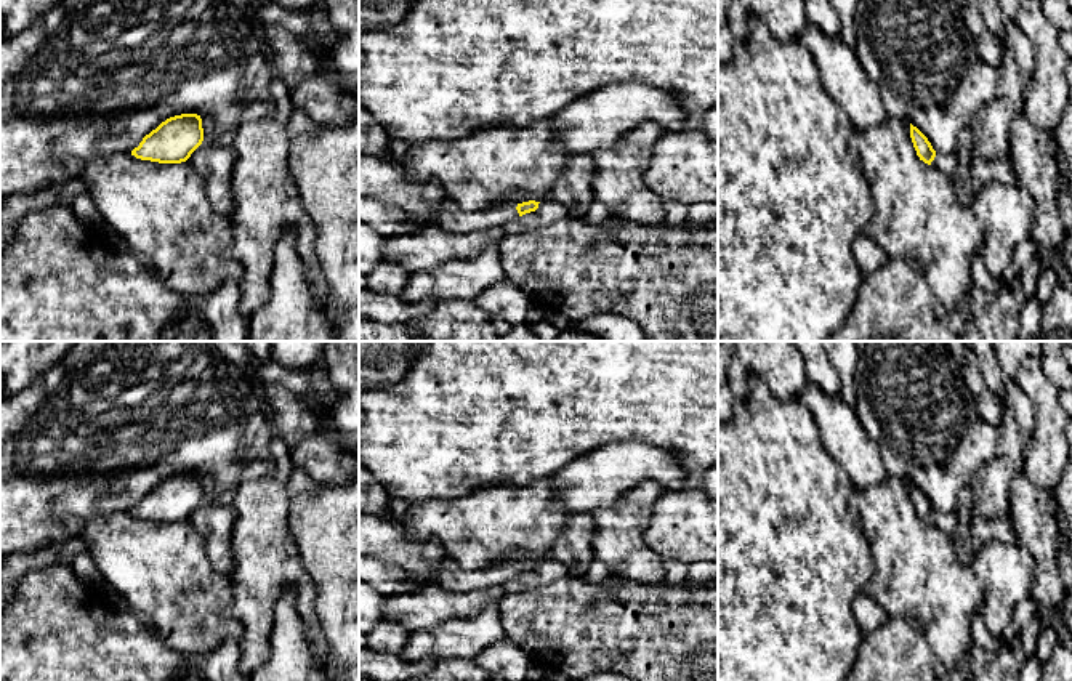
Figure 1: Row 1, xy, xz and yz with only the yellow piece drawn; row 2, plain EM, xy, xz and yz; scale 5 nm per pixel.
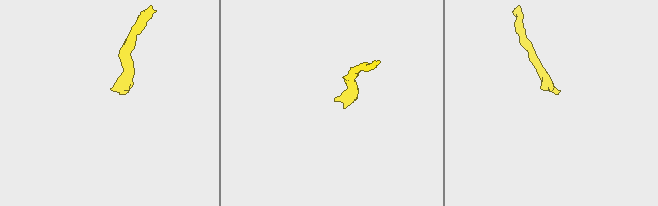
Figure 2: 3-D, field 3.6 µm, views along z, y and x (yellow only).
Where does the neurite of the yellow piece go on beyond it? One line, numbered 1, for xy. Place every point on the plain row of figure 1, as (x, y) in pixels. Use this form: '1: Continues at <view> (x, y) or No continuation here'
1: No continuation here

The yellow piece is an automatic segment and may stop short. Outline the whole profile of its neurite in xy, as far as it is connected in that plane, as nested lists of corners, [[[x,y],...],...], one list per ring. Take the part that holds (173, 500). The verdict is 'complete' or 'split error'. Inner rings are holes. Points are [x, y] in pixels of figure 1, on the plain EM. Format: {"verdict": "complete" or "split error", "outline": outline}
{"verdict": "complete", "outline": [[[197,473],[167,478],[143,497],[131,514],[159,522],[181,522],[202,503],[204,487]]]}

